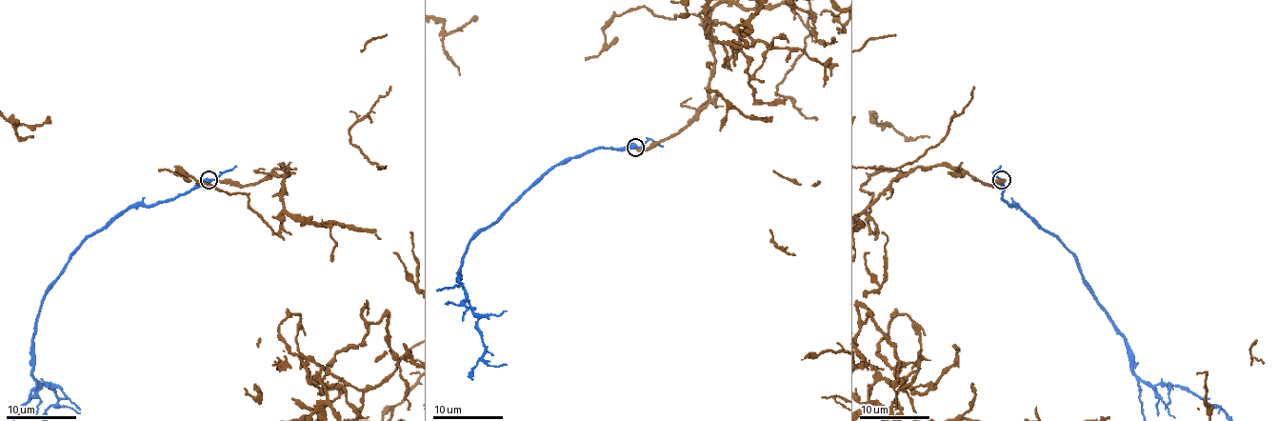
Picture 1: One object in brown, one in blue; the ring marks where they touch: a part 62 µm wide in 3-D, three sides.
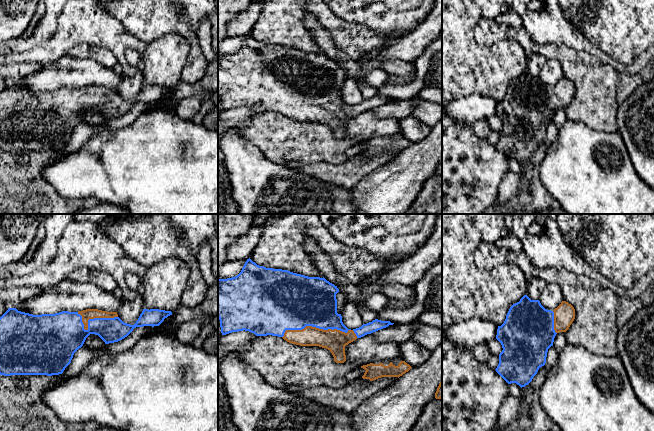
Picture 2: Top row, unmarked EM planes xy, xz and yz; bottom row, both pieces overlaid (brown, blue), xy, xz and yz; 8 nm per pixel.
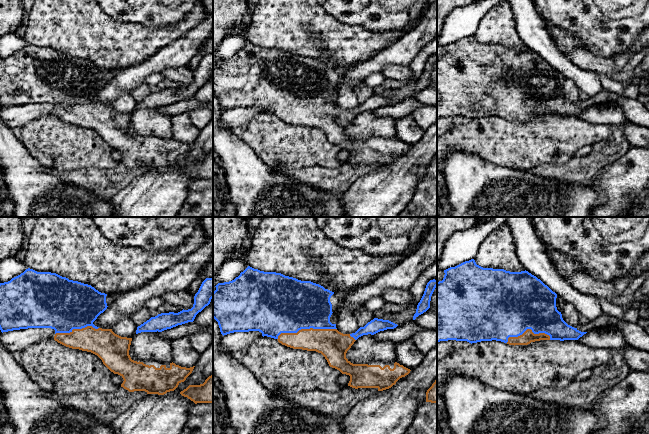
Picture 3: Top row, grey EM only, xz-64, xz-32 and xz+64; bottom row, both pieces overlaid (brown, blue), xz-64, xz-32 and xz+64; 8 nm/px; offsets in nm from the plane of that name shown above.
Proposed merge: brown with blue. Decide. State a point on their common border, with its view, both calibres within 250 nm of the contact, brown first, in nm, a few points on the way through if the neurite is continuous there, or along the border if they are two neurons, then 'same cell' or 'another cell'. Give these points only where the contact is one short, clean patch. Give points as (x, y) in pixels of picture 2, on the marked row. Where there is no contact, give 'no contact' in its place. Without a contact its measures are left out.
contact xz (314, 327); calibres 180 and 420 nm; same cell

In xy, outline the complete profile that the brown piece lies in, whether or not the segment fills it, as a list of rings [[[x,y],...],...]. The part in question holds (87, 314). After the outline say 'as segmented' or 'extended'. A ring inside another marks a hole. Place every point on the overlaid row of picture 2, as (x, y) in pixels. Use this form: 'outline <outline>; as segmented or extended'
outline [[[8,308],[0,317],[0,375],[62,374],[90,334],[98,335],[105,344],[114,343],[127,337],[136,327],[159,326],[170,315],[171,311],[143,309],[136,323],[130,325],[124,323],[117,312],[98,309],[33,315]]]; extended

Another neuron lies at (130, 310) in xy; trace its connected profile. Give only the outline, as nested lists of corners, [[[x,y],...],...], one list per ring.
[[[141,292],[132,300],[123,300],[117,311],[118,317],[127,324],[134,325],[144,309]]]

